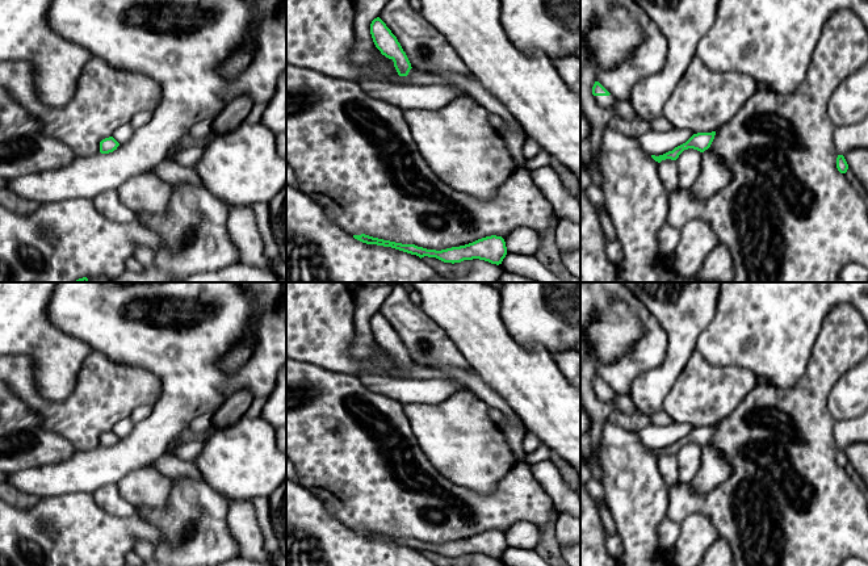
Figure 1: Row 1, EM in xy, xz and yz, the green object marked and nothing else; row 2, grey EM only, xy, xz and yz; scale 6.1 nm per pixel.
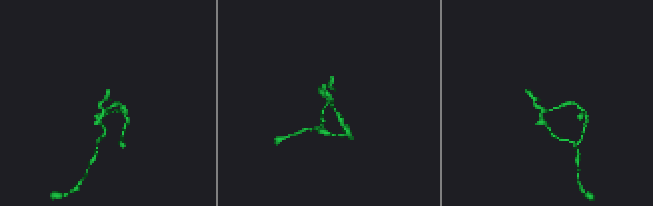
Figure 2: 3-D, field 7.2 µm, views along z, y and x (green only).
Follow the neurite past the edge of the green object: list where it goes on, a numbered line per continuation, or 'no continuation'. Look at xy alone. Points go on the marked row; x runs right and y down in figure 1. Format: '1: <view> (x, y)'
no continuation

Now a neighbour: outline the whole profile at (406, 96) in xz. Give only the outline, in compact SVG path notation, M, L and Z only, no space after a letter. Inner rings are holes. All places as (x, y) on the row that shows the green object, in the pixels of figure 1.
M365 81L358 83L370 97L397 105L402 110L436 110L458 97L452 87L446 85L418 85L394 81Z

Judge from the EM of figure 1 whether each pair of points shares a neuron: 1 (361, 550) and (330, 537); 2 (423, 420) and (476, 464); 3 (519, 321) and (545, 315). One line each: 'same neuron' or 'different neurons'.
1: same neuron
2: same neuron
3: same neuron

